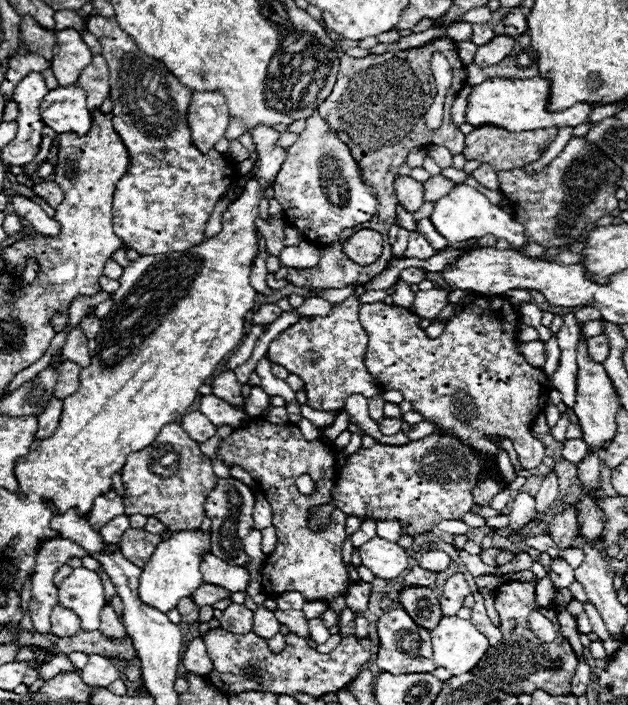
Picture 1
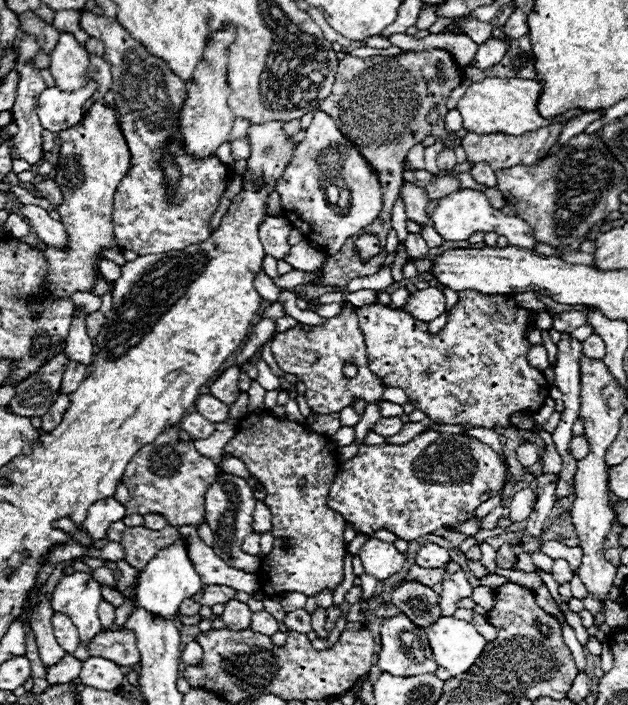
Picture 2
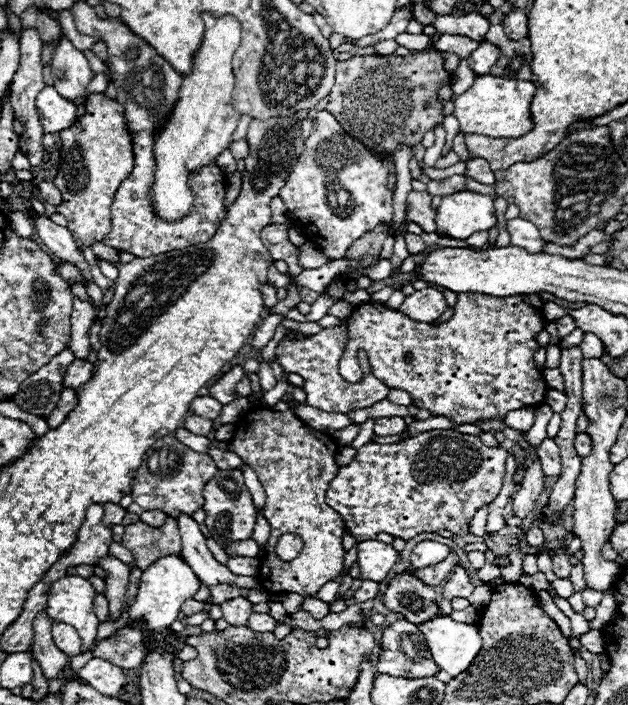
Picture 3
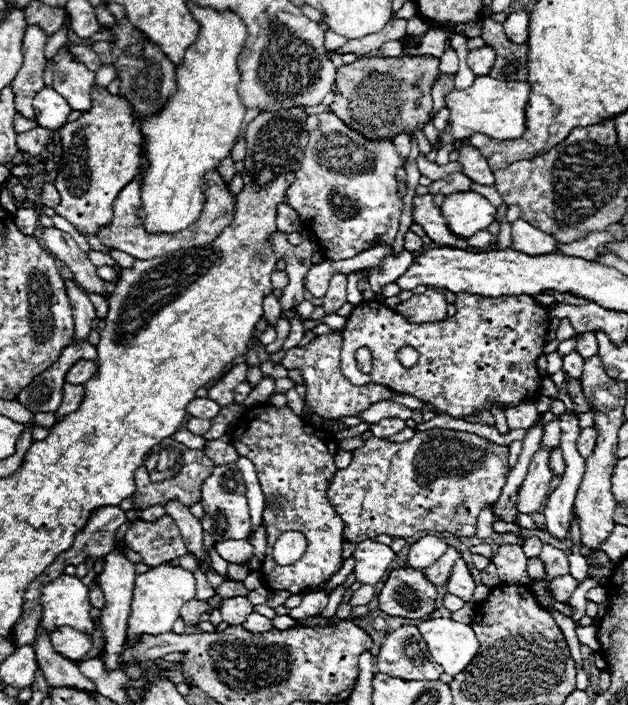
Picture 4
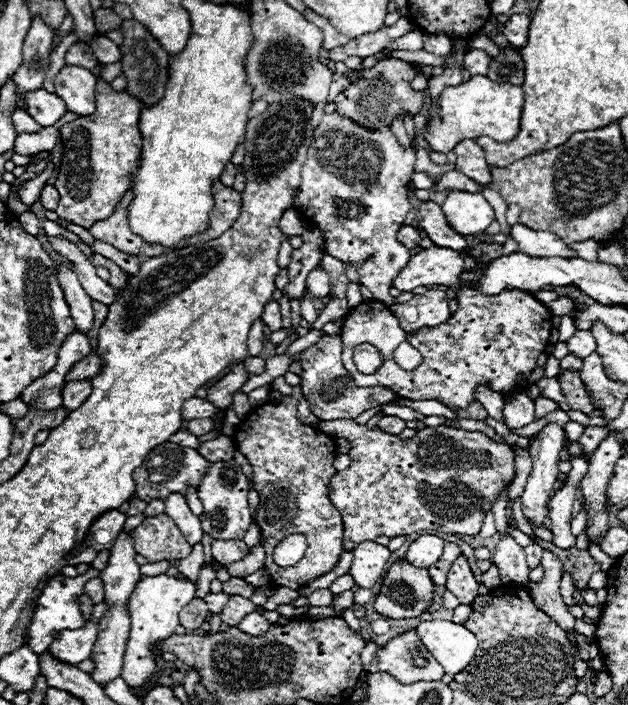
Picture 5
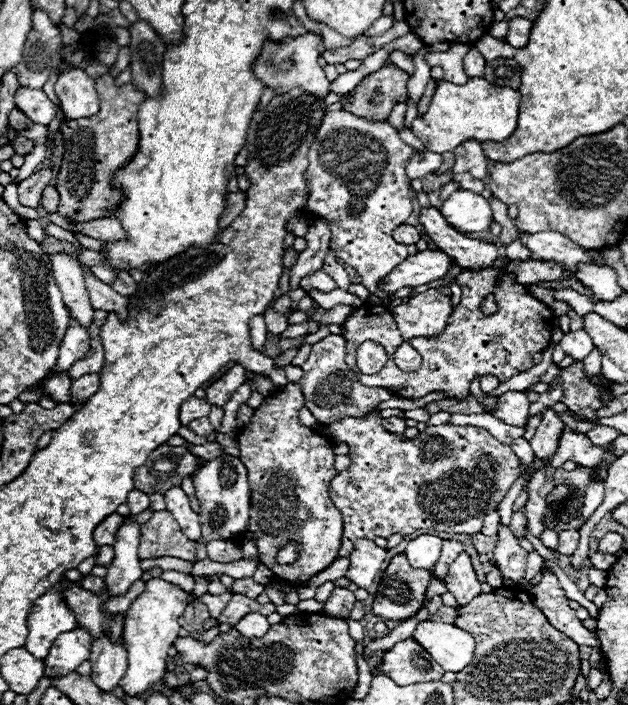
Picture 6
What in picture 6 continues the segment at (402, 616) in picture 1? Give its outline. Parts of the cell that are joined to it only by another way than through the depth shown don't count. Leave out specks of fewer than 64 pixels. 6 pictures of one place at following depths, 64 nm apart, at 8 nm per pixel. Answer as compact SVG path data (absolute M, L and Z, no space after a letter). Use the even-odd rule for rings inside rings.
M414 638L400 640L396 646L382 652L382 672L400 686L432 682L444 676L444 668L440 668Z

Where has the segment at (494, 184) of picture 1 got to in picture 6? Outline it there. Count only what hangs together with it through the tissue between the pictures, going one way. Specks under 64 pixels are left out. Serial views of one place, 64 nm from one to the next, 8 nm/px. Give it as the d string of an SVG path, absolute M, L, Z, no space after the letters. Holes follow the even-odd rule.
M466 140L458 148L454 148L456 164L452 172L468 172L470 176L484 180L488 176L488 160L486 154L476 140Z

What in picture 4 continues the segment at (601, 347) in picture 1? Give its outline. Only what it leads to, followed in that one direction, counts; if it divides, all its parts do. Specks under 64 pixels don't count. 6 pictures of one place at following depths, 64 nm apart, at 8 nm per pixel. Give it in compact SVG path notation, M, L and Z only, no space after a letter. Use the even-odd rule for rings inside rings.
M584 332L584 334L580 334L580 336L578 336L578 342L576 342L576 352L580 352L582 358L596 356L596 354L598 354L596 334L594 334L594 332Z

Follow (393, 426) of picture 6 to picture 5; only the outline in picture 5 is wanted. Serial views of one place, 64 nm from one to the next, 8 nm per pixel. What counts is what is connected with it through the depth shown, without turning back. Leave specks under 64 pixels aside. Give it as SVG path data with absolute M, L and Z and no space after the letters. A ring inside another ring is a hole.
M384 416L384 418L380 418L380 422L378 422L376 428L382 430L382 432L386 432L386 434L396 436L396 434L400 434L406 428L406 422L400 420L400 418L396 418L396 416Z

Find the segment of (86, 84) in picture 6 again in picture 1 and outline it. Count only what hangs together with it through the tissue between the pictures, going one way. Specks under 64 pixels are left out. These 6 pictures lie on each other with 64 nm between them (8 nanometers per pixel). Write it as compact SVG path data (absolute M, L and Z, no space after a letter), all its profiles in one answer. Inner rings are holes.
M66 28L56 32L52 72L60 86L74 86L82 68L86 68L90 60L92 60L92 52L84 44L78 30Z

